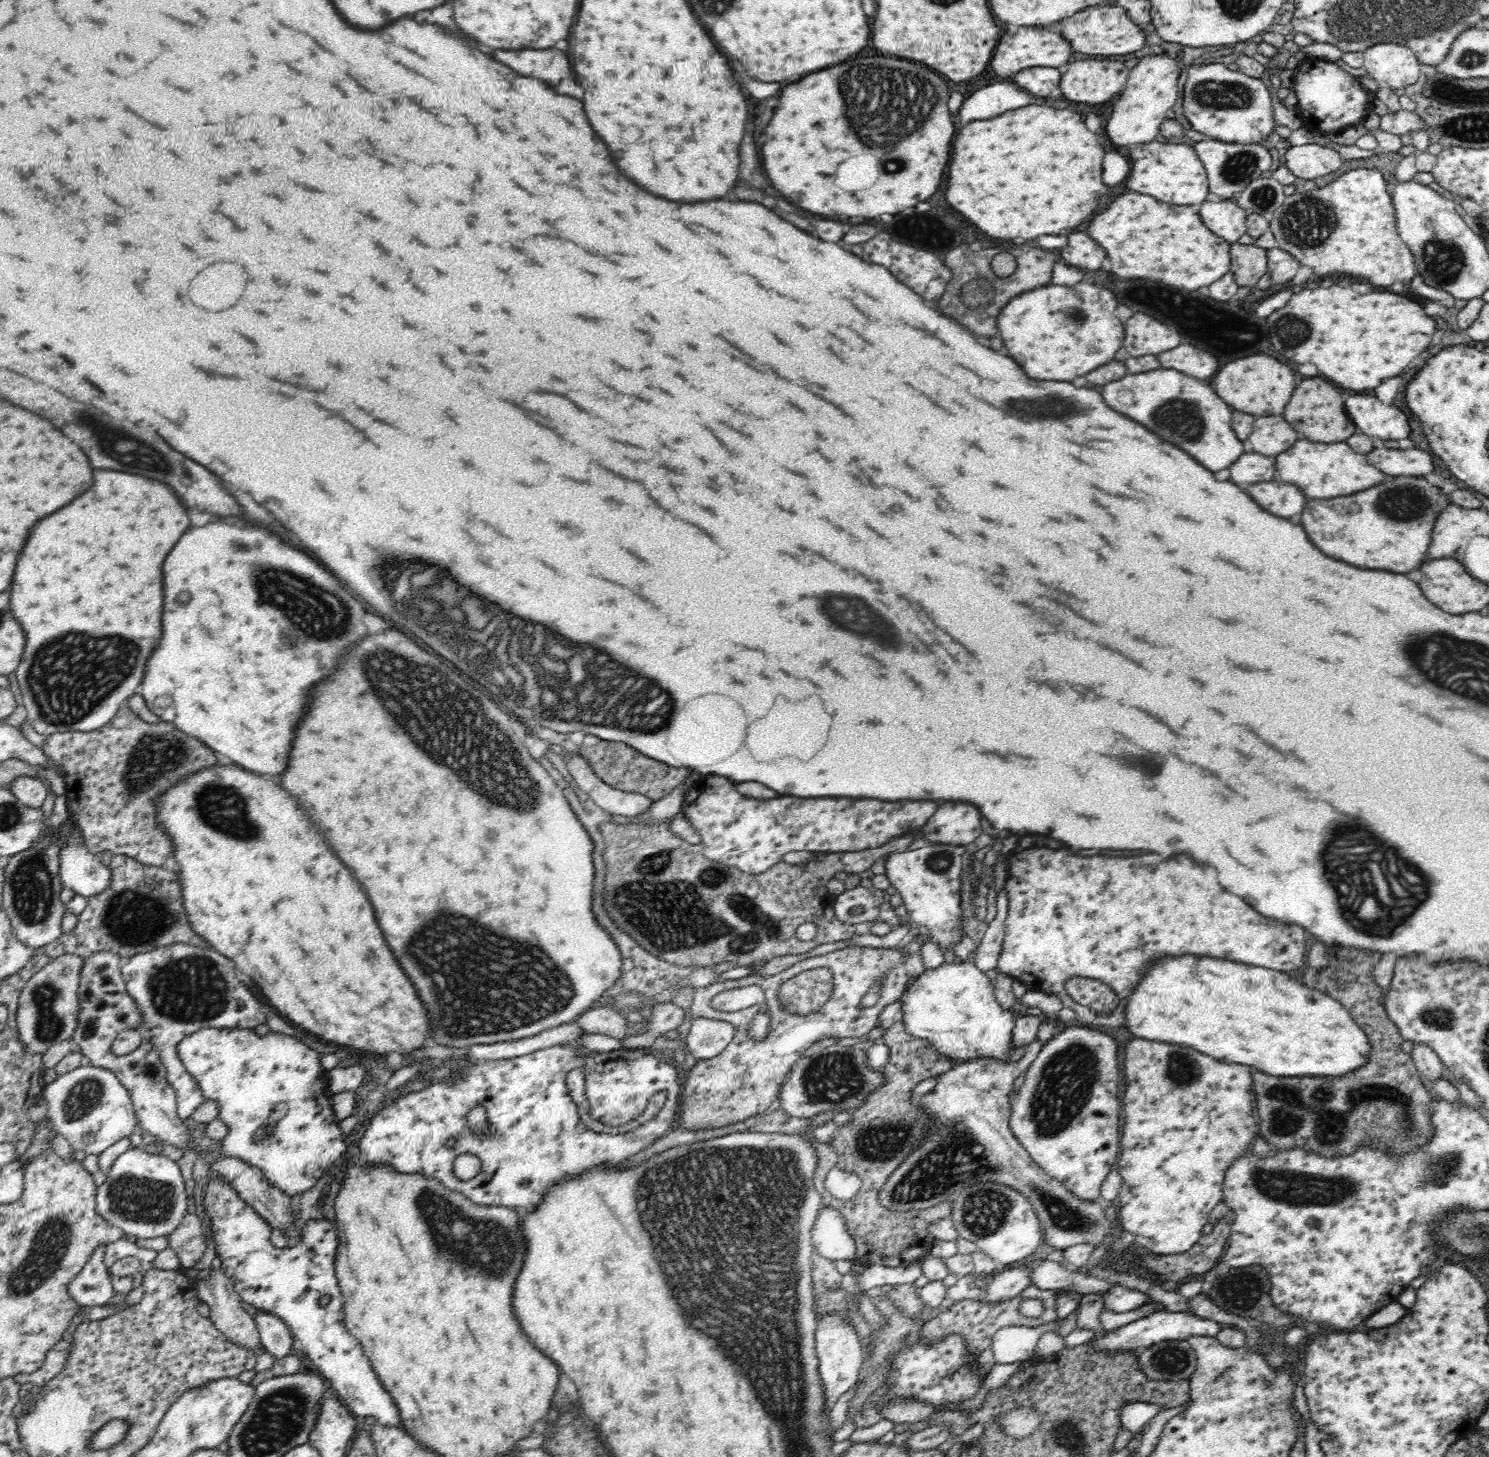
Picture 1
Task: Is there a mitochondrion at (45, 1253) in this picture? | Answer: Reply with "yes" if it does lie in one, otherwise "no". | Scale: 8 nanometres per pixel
yes

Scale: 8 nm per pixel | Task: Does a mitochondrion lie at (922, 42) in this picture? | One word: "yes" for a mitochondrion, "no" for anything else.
no

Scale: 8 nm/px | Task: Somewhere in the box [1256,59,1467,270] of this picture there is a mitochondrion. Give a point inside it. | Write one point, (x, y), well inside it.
(1309, 223)

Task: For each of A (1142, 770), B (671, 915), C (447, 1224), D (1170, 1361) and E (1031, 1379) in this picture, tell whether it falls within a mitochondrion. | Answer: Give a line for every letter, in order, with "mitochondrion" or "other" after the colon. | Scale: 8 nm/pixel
A: mitochondrion
B: mitochondrion
C: mitochondrion
D: mitochondrion
E: other

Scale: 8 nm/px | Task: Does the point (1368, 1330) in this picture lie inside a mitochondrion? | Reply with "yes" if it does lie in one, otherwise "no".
no

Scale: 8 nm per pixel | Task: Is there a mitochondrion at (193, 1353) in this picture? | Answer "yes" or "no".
no

